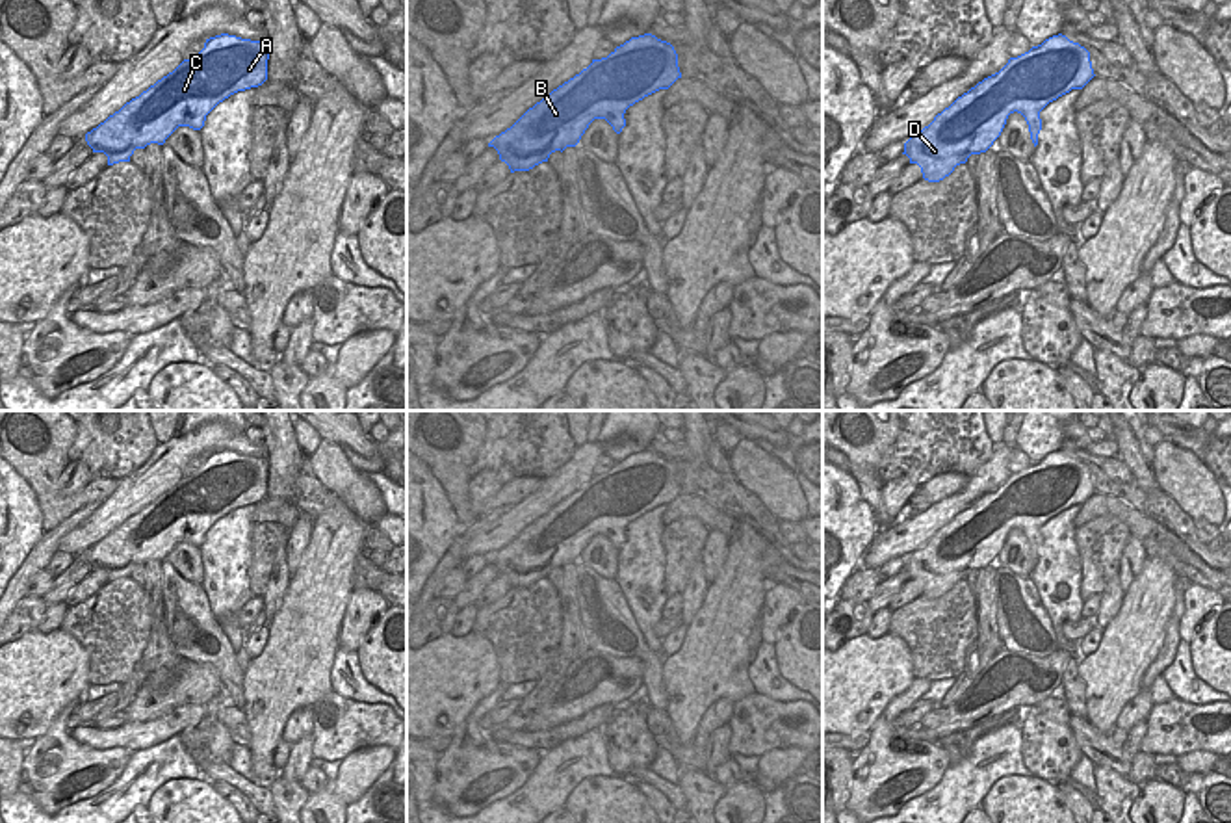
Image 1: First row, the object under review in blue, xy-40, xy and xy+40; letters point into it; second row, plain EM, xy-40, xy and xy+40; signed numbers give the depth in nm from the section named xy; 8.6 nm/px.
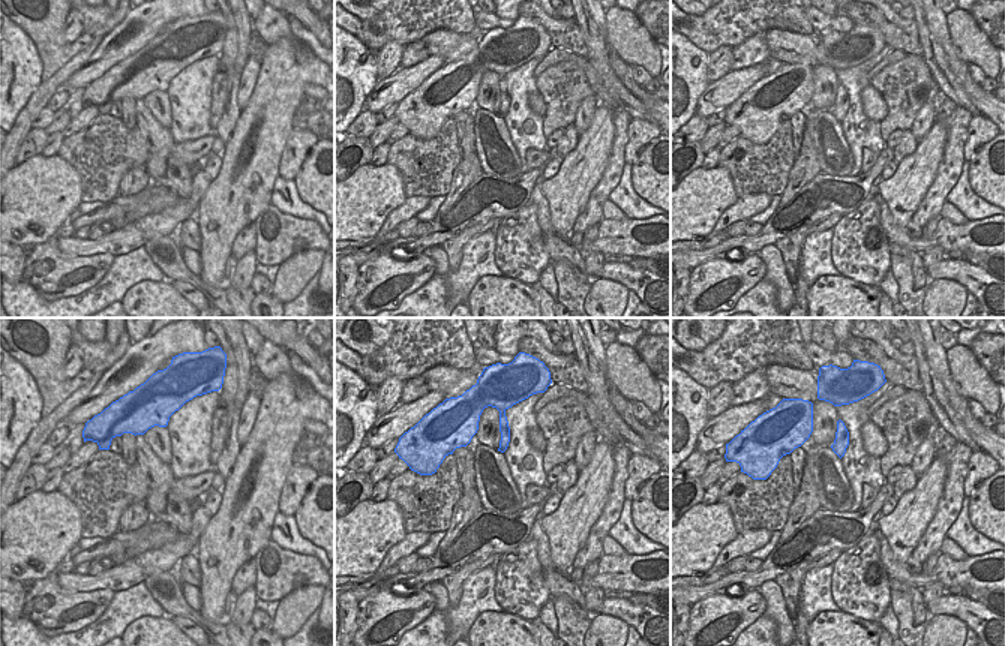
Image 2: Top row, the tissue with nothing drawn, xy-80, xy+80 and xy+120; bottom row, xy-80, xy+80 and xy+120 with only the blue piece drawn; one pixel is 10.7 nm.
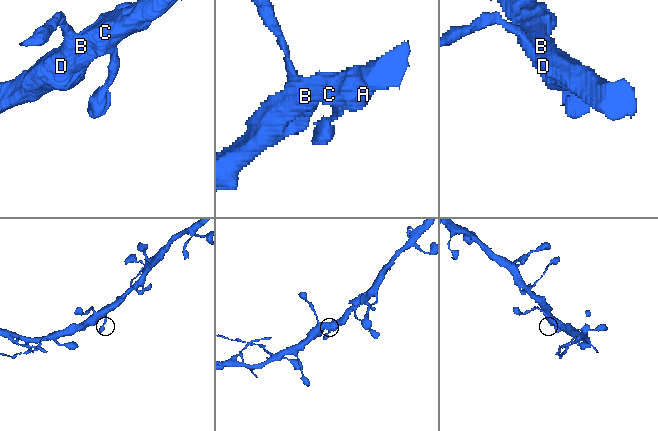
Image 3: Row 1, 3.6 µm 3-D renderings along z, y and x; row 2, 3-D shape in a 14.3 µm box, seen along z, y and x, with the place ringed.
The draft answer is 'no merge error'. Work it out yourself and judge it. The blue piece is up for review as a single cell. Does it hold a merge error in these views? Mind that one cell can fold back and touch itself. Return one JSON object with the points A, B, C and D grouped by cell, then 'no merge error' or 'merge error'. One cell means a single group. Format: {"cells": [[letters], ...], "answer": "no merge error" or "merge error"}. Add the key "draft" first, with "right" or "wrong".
{"draft": "right", "cells": [["A", "B", "C", "D"]], "answer": "no merge error"}

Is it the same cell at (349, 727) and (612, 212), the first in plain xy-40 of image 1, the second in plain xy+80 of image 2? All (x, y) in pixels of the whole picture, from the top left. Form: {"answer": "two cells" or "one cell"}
{"answer": "two cells"}

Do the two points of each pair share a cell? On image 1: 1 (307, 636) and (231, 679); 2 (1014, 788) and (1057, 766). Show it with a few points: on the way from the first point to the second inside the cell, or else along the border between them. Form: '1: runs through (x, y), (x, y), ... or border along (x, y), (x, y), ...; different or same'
1: border along (246, 671), (242, 708); different
2: border along (1033, 775), (1055, 784); different

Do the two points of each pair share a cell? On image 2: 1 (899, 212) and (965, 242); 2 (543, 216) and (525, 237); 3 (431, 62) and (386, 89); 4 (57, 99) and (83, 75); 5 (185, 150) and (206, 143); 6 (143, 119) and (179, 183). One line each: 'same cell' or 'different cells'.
1: different cells
2: different cells
3: same cell
4: different cells
5: same cell
6: same cell

